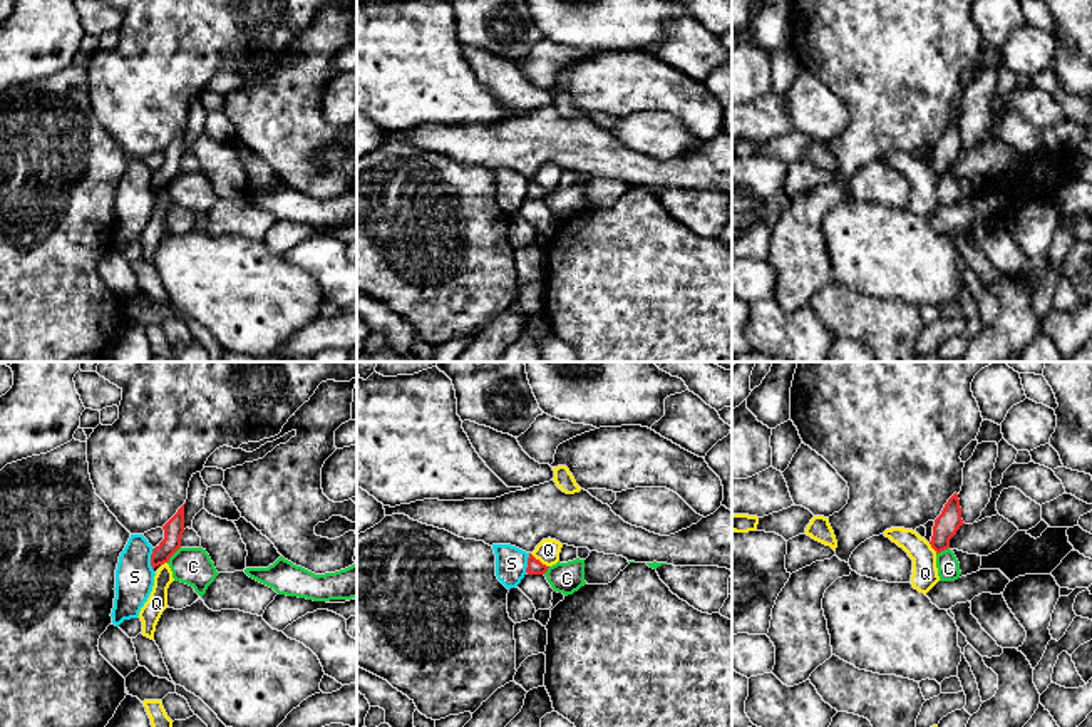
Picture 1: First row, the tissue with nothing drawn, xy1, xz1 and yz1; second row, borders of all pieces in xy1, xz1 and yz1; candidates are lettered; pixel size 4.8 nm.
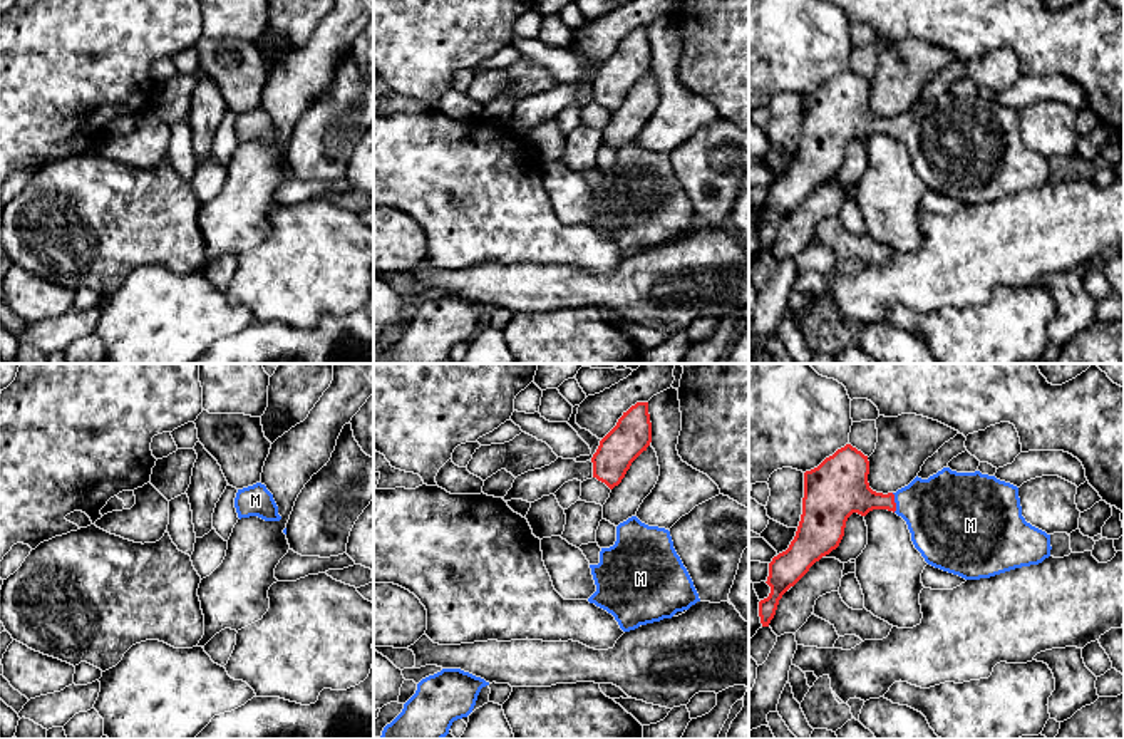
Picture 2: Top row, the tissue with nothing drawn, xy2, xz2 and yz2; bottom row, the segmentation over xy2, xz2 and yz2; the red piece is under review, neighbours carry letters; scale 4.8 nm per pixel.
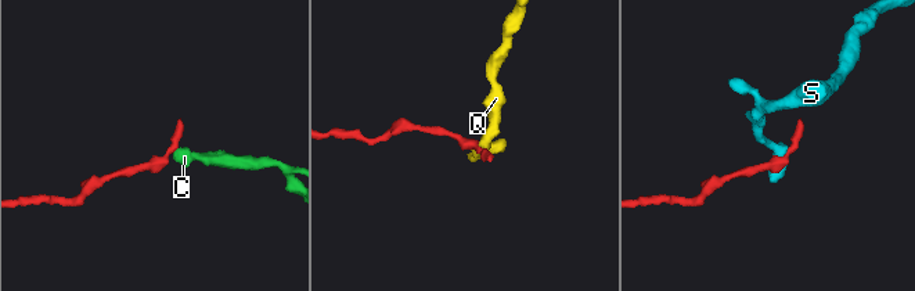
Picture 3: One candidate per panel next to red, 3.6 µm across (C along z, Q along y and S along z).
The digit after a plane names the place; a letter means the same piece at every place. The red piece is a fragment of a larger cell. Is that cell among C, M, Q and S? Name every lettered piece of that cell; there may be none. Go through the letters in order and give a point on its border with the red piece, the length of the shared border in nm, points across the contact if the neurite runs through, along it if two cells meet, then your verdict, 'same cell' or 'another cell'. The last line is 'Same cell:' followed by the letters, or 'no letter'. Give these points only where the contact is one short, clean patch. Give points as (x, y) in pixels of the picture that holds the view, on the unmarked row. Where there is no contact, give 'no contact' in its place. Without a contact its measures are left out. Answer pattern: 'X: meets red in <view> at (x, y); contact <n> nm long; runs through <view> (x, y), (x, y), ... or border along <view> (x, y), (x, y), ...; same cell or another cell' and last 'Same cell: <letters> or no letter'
C: meets red in xy1 at (173, 178); contact 100 nm long; border along xy1 (180, 171), (166, 186); another cell
M: meets red in yz2 at (895, 128); contact 100 nm long; runs through yz2 (845, 114), (861, 124), (895, 128), (923, 128), (945, 138); same cell
Q: meets red in xz1 at (538, 185); contact 120 nm long; border along xz1 (530, 178), (548, 191); another cell
S: meets red in xy1 at (151, 185); contact 110 nm long; border along xy1 (154, 173), (151, 180), (153, 195); another cell
Same cell: M

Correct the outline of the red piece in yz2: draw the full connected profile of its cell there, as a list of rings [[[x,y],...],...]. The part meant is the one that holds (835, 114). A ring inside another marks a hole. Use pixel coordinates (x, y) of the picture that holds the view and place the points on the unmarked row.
[[[846,69],[817,92],[804,97],[802,139],[789,173],[769,188],[771,218],[759,226],[762,251],[769,251],[779,225],[809,193],[836,174],[853,137],[866,141],[873,134],[888,134],[901,141],[911,158],[915,173],[925,186],[965,204],[990,203],[1015,193],[1039,189],[1050,181],[1050,159],[1032,151],[1022,141],[1018,112],[995,101],[956,97],[943,92],[928,104],[915,102],[896,117],[876,117],[868,107],[869,85],[861,75]]]

